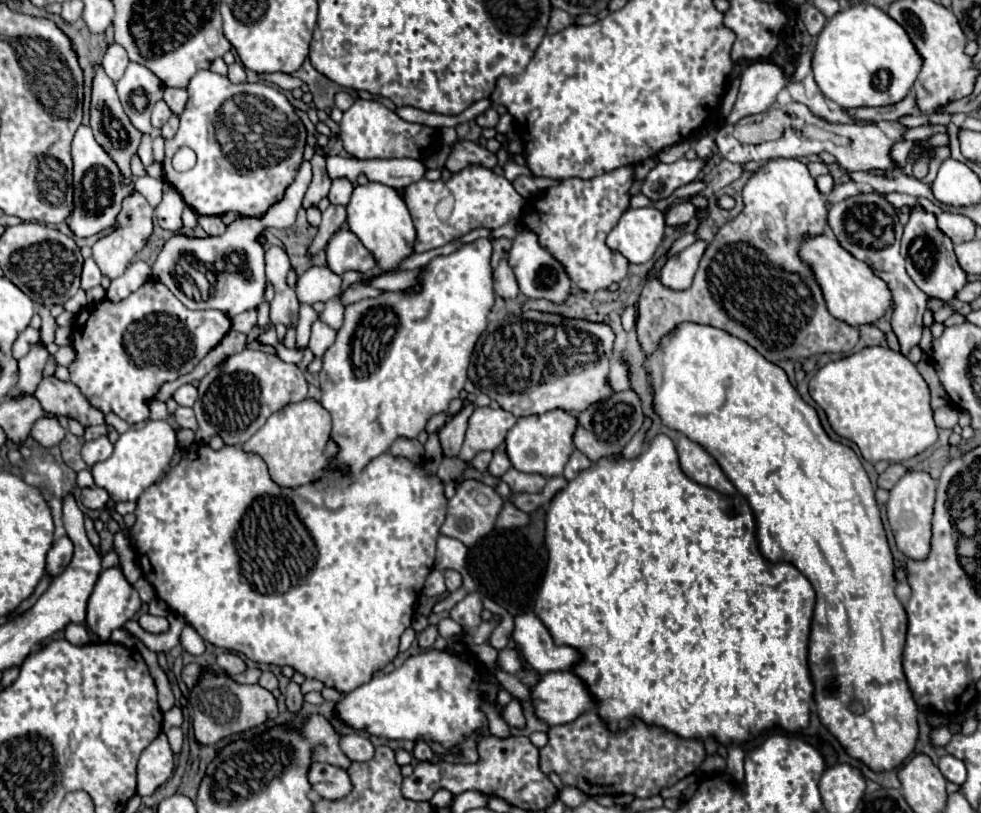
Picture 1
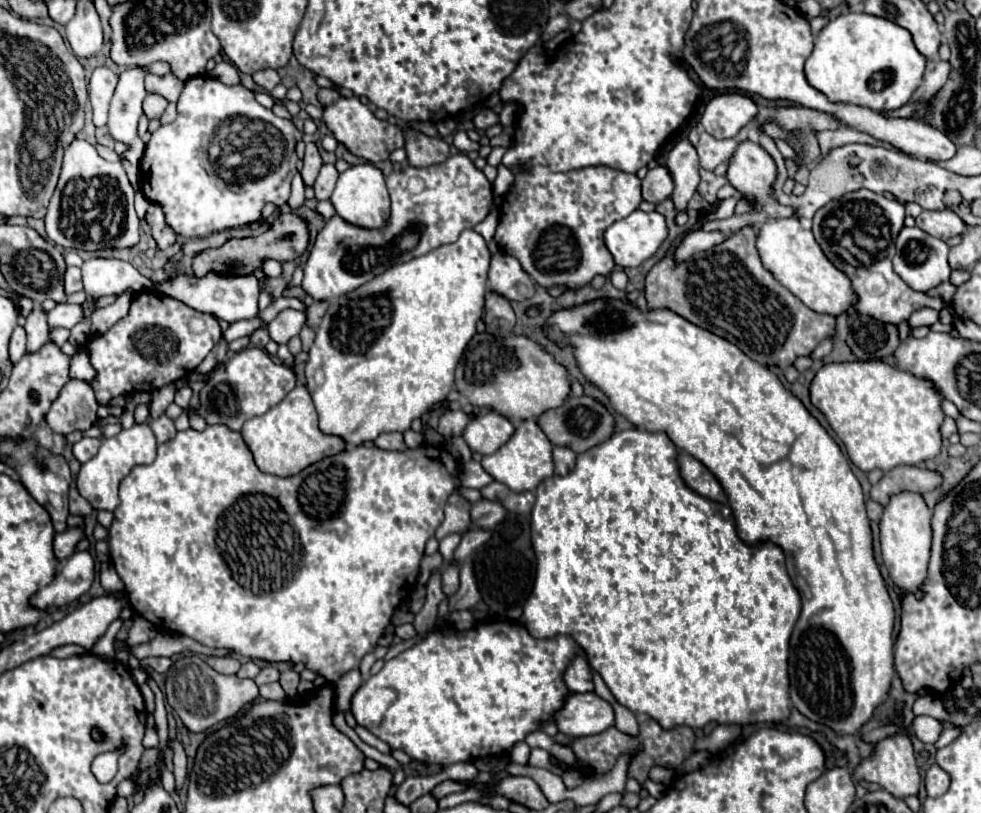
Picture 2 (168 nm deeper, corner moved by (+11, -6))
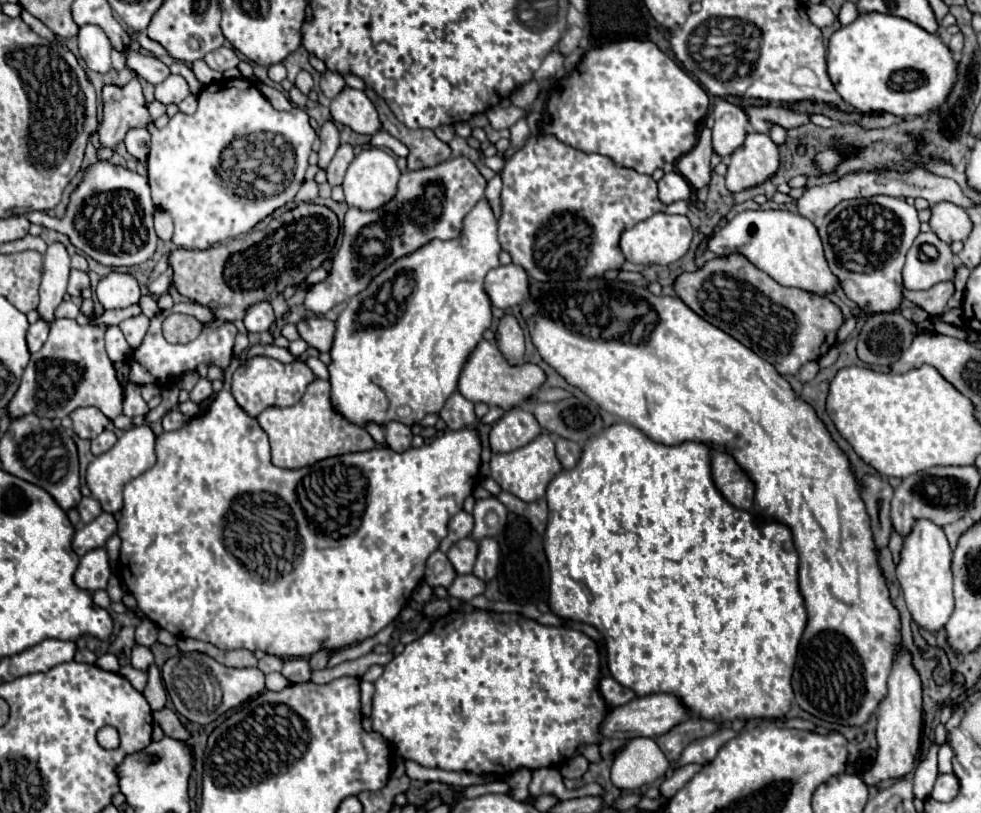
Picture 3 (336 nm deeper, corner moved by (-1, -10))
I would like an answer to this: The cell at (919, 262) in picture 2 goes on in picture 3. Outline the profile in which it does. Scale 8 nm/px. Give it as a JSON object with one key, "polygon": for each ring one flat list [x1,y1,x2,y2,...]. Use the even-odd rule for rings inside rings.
{"polygon":[[925,232,919,234,913,242,913,246,907,252,907,262,903,268,903,284,907,290,929,290,931,286,953,280,955,276,955,264,953,264,953,252,951,246,943,240,935,238,935,234],[931,244,937,248,939,256,933,260,923,254,921,246]]}

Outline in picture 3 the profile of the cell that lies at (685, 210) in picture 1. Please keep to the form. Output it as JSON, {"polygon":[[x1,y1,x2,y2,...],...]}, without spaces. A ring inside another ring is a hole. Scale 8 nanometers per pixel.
{"polygon":[[703,128,699,134,697,144,683,154,677,162,679,174,695,188,703,188,711,180,711,156,713,156,713,146,711,146,711,130]]}

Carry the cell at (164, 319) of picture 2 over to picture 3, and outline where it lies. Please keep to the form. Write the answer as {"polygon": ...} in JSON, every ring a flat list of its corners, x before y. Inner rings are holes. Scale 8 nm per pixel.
{"polygon":[[195,302,175,304,171,310,163,310,157,316,153,316,151,318,151,326,149,326,141,346,131,350,131,356,129,356,129,380,133,384,137,384,137,386,143,386,143,384,165,386,169,382,175,382,179,376,183,376,183,374,187,374,191,370,197,370,199,364,211,364,211,366,217,366,217,368,225,370,231,364,231,360,233,360,233,342,235,342,237,328,231,322,225,322,223,326,211,326,211,318,213,318,211,310,207,310,205,306,199,306],[173,312,191,314,193,318,203,322,201,334,195,340,191,340,189,344,169,344,163,338,161,324]]}

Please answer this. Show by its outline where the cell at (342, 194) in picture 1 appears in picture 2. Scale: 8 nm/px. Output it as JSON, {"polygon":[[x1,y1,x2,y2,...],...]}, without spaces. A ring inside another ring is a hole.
{"polygon":[[323,164,321,166,321,172,319,172,319,176,317,176,315,184,313,184,317,200,331,198,335,182,337,182,337,176,339,176,339,172,335,170,335,164]]}

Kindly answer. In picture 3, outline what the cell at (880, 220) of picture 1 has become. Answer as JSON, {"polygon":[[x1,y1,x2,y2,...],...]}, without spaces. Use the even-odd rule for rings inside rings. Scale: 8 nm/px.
{"polygon":[[891,196,843,200,817,222,825,258,839,278,845,294,859,306,861,314,897,312,903,302,901,270,905,254,919,236,919,218,913,204]]}

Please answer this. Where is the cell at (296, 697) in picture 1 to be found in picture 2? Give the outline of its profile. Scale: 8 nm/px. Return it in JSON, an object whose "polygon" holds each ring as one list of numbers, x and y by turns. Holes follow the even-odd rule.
{"polygon":[[287,668,287,670,281,672,281,680,279,682,281,682,285,694,289,698,293,698,297,694,297,686,299,686,299,672,295,672,293,668]]}

